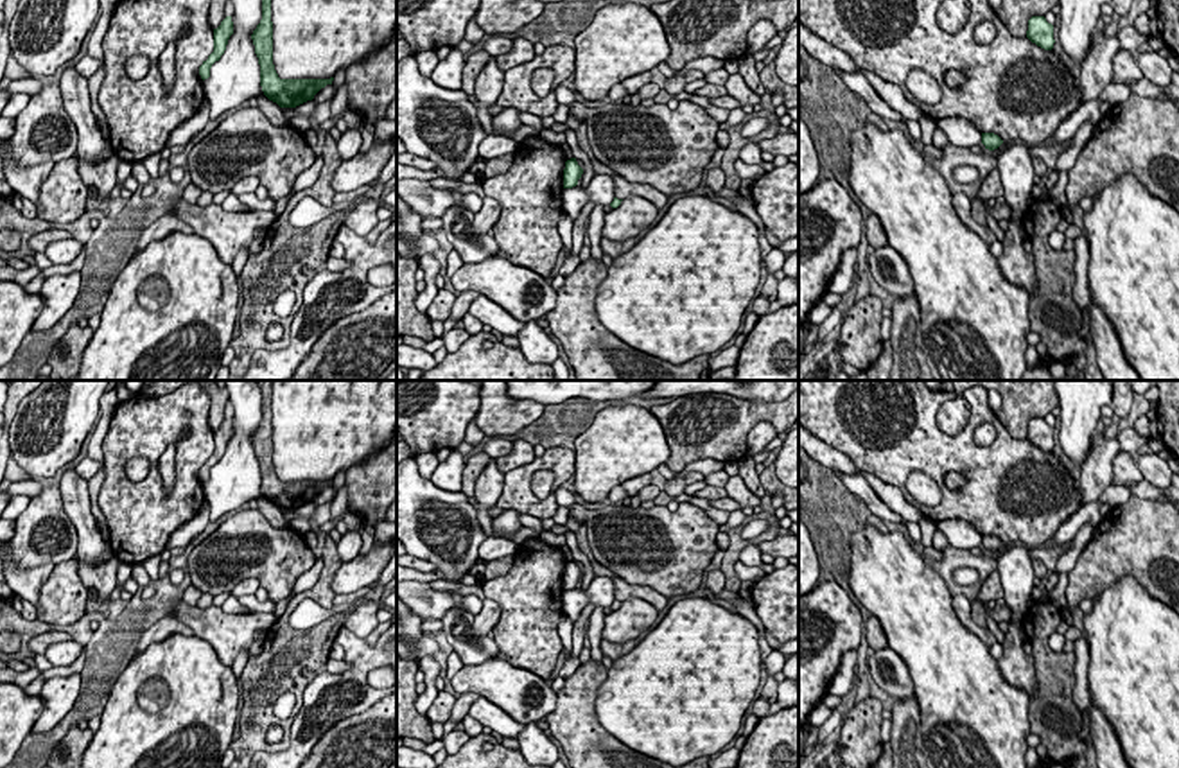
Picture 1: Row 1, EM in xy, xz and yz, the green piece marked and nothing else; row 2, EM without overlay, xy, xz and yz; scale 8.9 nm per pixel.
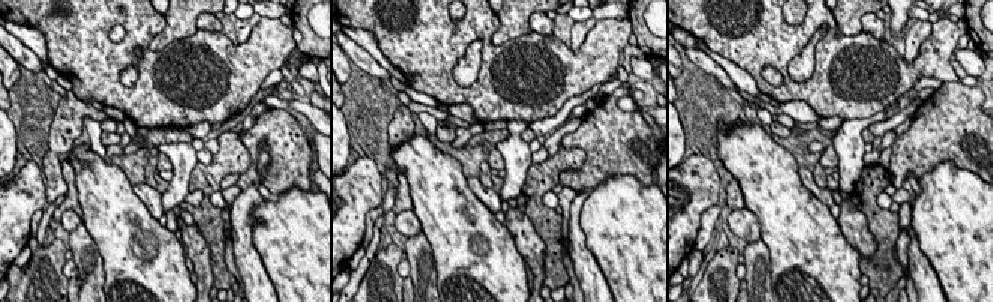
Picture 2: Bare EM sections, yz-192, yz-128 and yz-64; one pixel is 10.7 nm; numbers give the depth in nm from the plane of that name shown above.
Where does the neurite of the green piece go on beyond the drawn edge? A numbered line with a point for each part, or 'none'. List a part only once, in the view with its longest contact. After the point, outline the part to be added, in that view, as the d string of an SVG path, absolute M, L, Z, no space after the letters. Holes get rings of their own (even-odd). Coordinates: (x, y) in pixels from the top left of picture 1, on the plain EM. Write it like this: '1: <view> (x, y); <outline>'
none

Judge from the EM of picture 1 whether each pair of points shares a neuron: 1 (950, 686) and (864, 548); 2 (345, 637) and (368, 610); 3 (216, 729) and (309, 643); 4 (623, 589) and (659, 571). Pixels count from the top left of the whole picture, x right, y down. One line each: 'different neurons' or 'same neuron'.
1: same neuron
2: different neurons
3: different neurons
4: different neurons

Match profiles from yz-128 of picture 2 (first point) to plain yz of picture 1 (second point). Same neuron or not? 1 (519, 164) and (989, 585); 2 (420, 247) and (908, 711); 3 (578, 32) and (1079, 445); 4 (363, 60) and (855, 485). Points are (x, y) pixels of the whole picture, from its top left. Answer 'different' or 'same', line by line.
1: different
2: same
3: different
4: same

